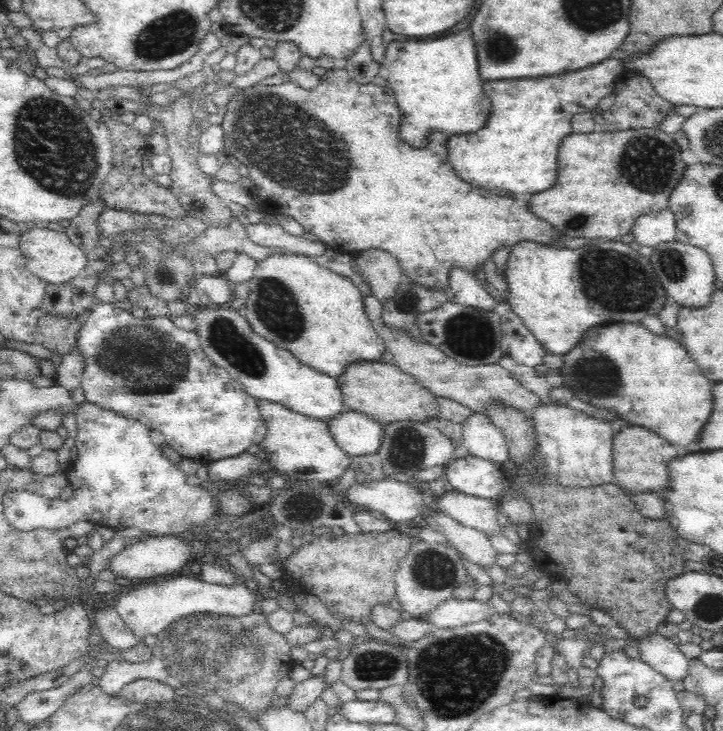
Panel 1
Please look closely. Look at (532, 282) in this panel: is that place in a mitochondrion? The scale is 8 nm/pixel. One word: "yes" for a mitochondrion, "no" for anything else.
no

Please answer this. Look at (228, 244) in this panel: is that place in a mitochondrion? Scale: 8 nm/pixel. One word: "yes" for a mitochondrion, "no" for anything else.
no

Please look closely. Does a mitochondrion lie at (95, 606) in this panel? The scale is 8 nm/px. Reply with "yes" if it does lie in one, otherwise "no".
no

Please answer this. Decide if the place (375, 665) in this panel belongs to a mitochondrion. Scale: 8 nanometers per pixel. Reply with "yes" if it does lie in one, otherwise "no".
yes

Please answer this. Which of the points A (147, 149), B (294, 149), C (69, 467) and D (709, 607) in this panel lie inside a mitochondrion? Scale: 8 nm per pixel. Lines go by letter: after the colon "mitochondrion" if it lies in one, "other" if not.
A: other
B: mitochondrion
C: other
D: mitochondrion

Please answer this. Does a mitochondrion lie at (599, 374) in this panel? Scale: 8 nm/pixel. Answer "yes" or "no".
yes

